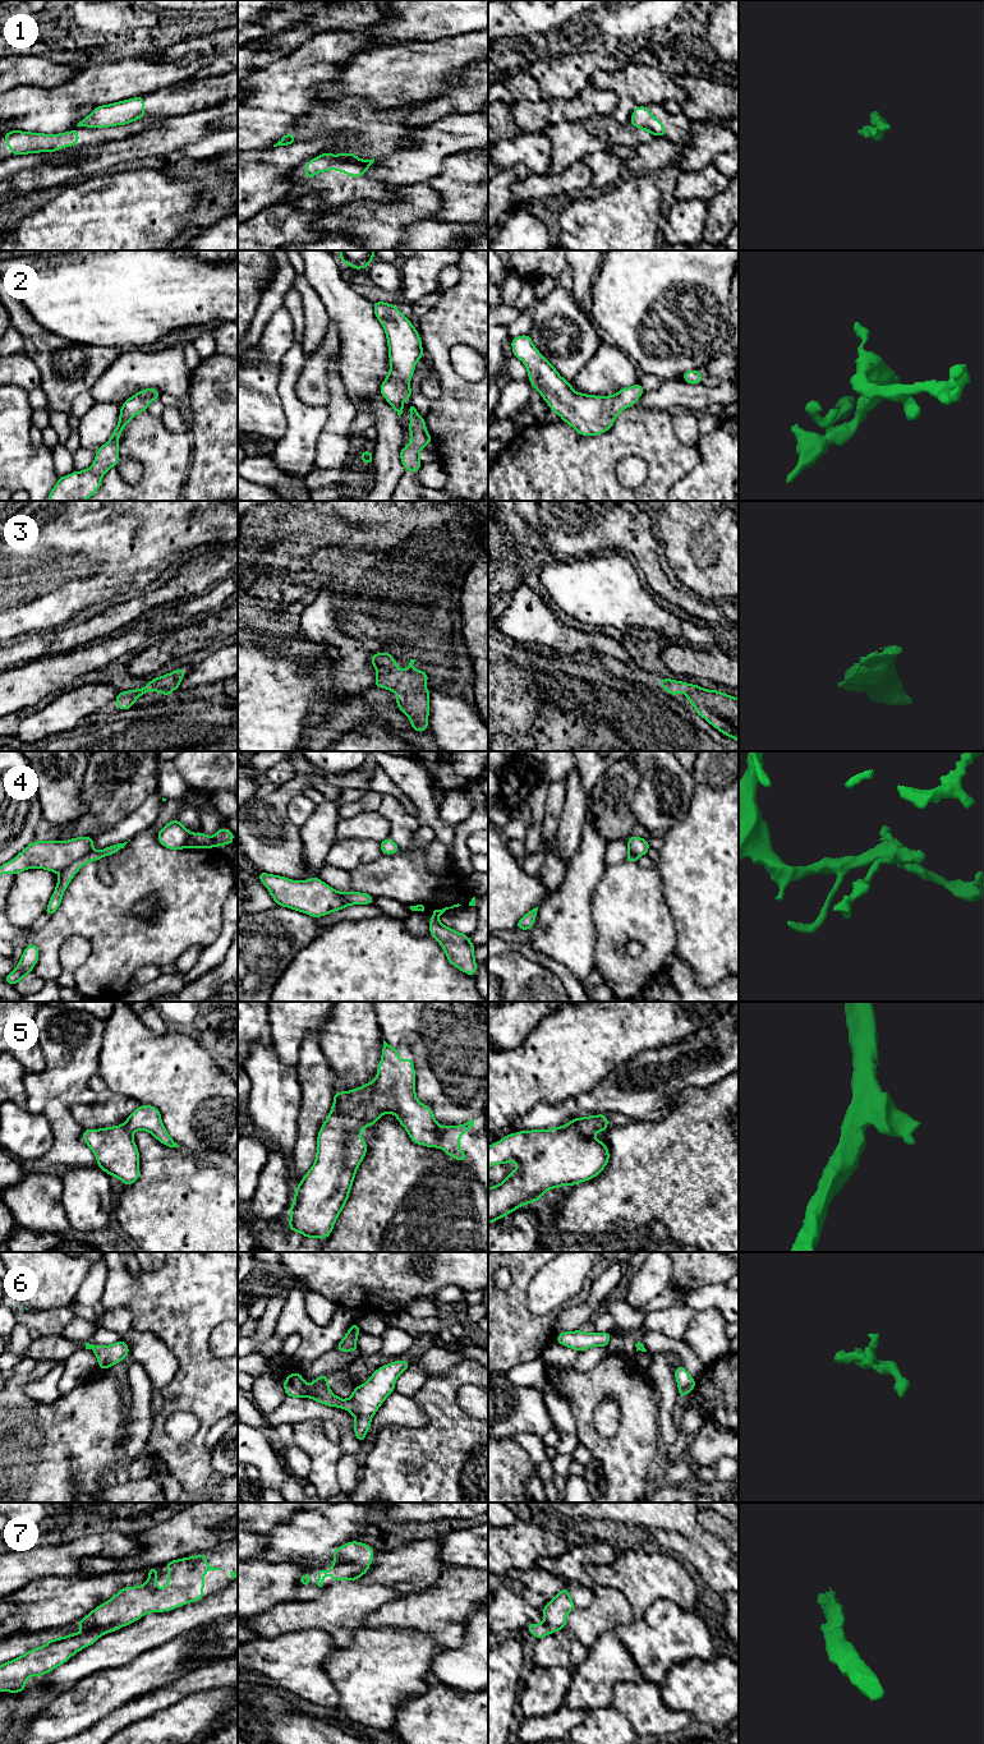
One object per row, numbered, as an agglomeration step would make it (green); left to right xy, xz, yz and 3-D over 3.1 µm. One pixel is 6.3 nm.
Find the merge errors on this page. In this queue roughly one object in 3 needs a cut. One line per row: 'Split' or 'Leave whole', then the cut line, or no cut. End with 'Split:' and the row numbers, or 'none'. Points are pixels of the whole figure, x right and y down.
1: Split. Split along yz (639, 127), (654, 134)
2: Leave whole. No split
3: Leave whole. No split
4: Split. Split along xy (92, 849), (59, 872)
5: Leave whole. No split
6: Leave whole. No split
7: Leave whole. No split
Split: 1, 4

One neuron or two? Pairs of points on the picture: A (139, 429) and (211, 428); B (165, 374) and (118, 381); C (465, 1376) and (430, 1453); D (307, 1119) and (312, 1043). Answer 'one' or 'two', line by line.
A: one
B: one
C: one
D: one

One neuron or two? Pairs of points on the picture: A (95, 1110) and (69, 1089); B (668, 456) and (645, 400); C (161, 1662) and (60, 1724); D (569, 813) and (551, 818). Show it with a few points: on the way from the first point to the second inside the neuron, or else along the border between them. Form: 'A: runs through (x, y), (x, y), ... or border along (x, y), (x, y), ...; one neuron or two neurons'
A: border along (93, 1073), (88, 1087), (95, 1099), (70, 1104); two neurons
B: border along (635, 404), (670, 413); two neurons
C: runs through (136, 1679), (110, 1688), (86, 1703); one neuron
D: border along (565, 786), (565, 805), (557, 828), (556, 845); two neurons

